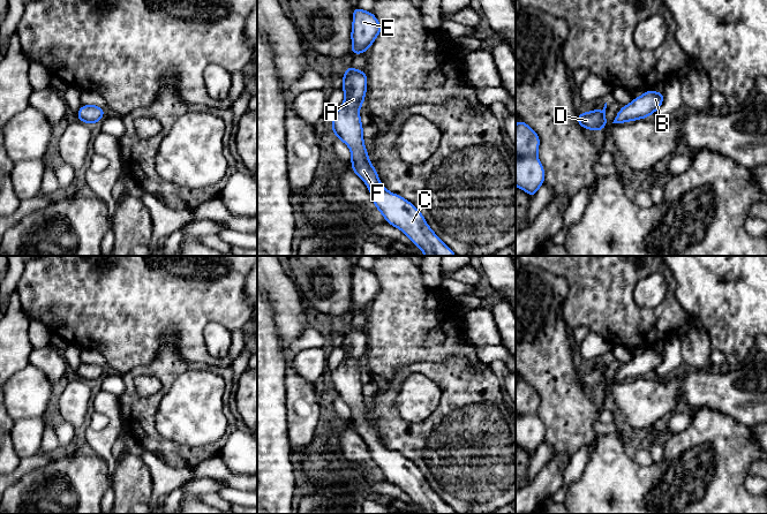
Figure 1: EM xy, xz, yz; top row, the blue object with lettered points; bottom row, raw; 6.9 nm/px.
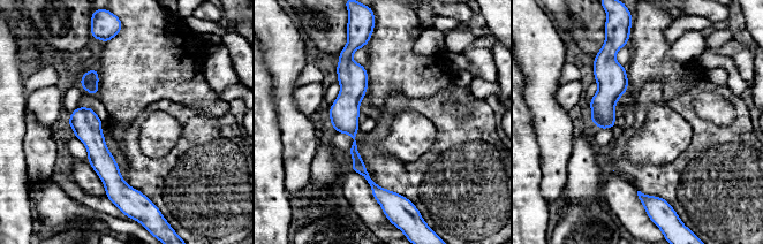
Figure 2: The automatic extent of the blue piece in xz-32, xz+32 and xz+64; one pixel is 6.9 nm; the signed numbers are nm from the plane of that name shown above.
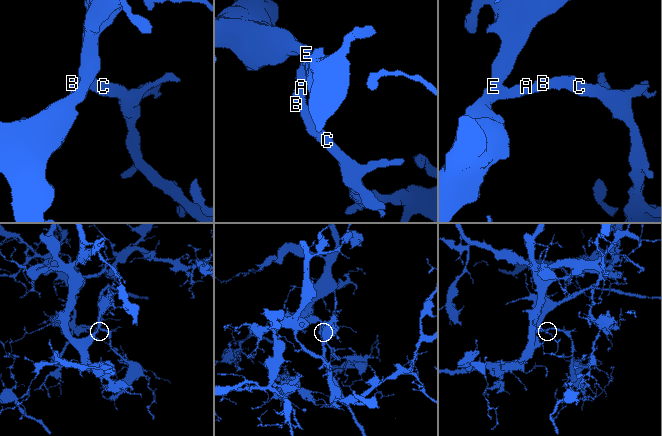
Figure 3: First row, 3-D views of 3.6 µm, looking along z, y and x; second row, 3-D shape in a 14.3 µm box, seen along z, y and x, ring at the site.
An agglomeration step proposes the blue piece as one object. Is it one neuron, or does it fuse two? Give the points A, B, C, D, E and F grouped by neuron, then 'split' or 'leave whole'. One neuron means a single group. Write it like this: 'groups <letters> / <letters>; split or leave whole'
groups A B C D E F; leave whole

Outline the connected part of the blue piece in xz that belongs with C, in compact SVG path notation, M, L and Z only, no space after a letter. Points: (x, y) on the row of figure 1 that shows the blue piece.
M348 66L343 75L341 89L345 100L331 114L332 131L351 149L352 171L366 183L371 201L385 221L399 228L419 247L424 256L457 256L428 226L422 213L407 199L386 190L369 161L362 136L363 126L359 108L363 106L367 92L367 75Z

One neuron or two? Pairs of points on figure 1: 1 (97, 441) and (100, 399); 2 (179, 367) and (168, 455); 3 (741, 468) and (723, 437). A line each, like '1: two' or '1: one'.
1: one
2: one
3: one

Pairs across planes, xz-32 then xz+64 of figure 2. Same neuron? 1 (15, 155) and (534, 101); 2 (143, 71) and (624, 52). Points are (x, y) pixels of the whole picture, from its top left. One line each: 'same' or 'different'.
1: different
2: different

